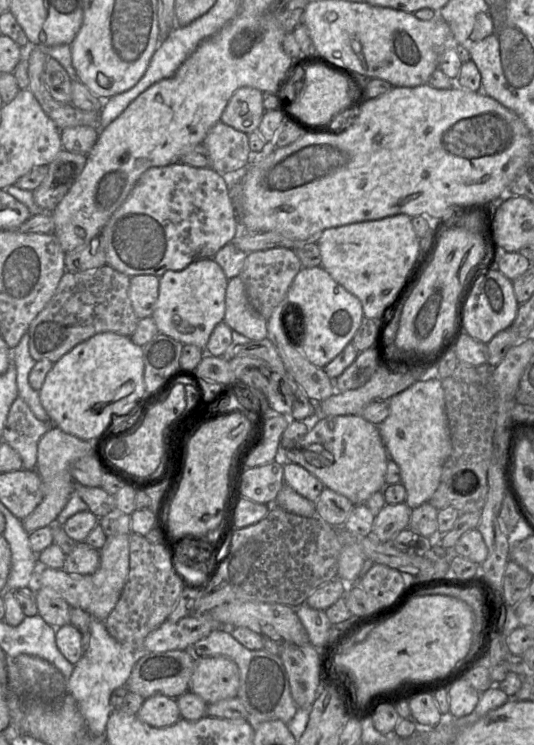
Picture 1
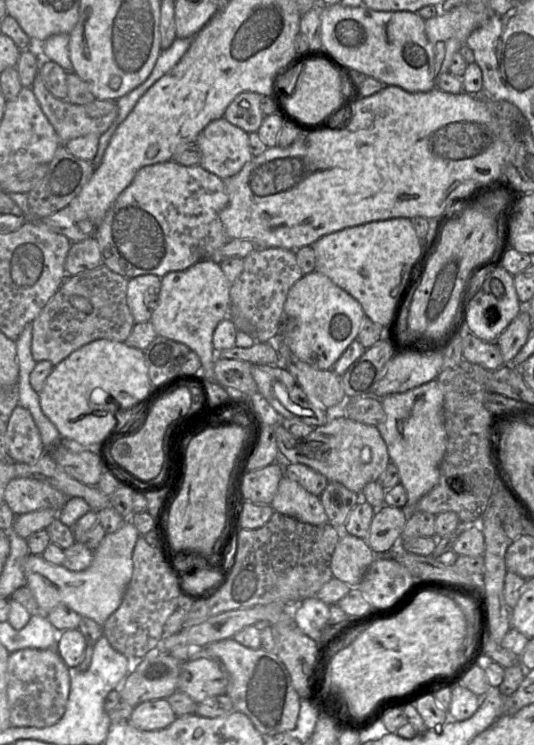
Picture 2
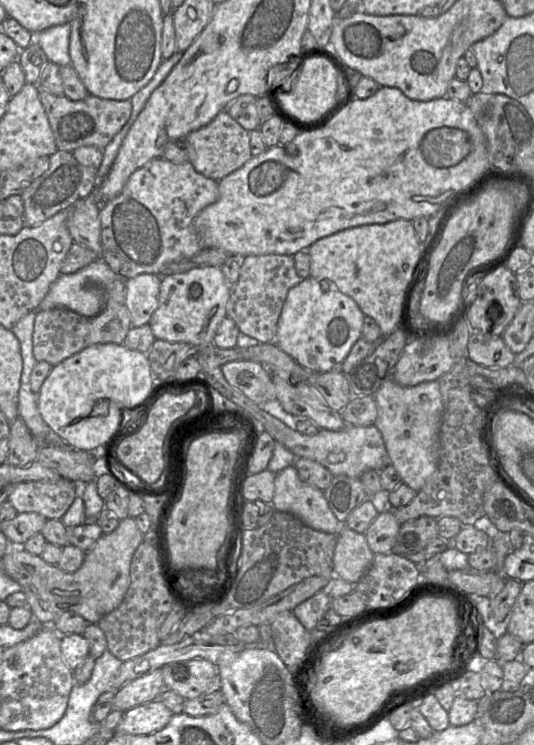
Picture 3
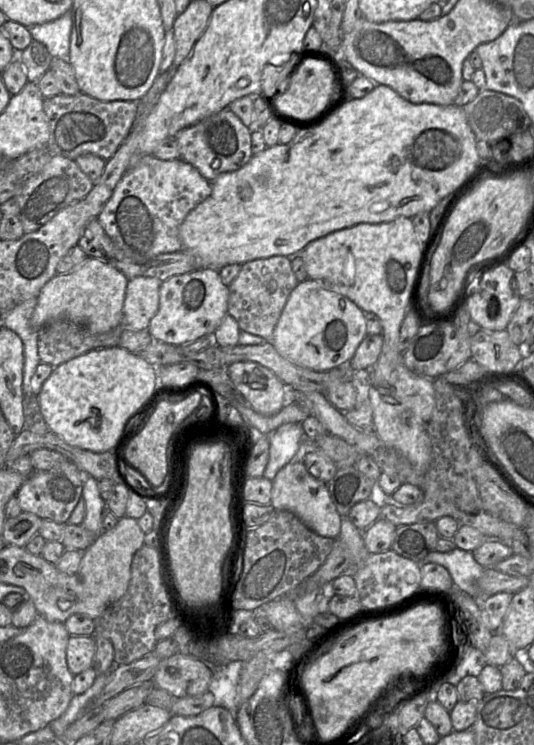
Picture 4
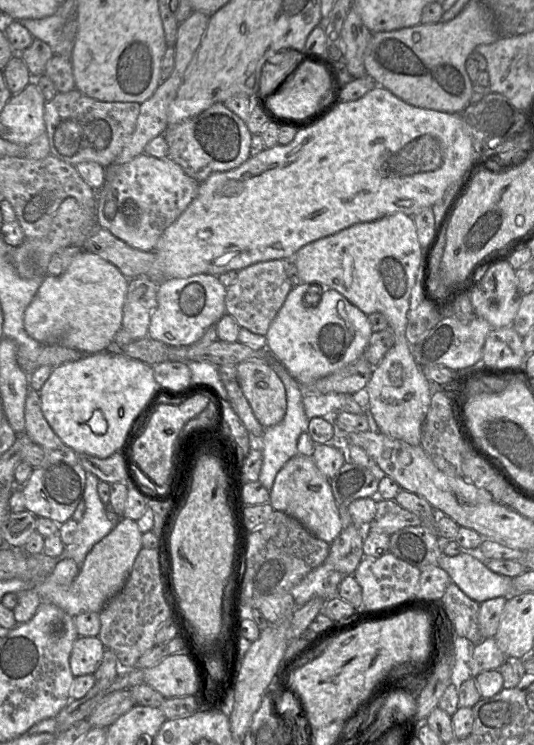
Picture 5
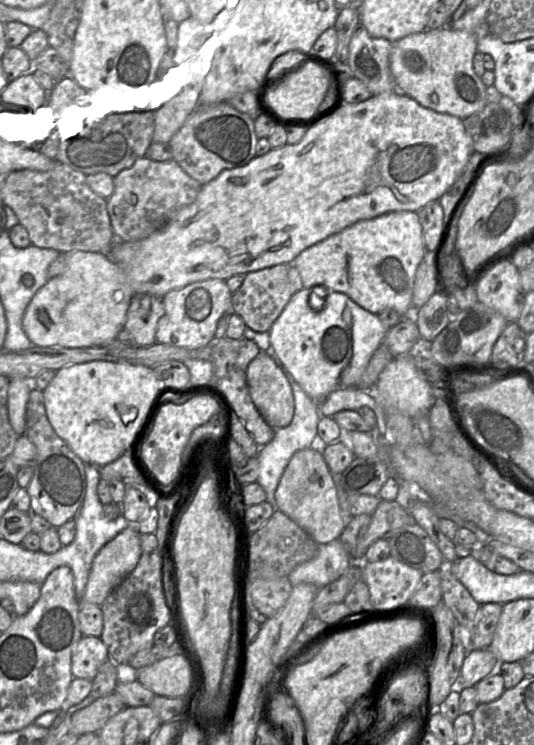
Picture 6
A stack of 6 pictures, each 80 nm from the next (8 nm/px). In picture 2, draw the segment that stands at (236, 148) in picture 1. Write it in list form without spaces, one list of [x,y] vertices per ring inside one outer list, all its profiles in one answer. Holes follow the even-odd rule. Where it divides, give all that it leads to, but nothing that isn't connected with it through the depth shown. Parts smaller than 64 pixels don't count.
[[[224,117],[212,121],[205,127],[197,136],[195,143],[201,150],[199,165],[222,180],[236,175],[253,157],[248,133],[232,125]]]

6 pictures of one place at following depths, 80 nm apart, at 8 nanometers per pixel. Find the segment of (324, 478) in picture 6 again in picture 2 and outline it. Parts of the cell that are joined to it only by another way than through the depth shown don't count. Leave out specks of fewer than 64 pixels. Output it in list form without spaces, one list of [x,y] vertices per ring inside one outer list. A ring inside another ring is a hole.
[[[286,476],[279,482],[271,507],[275,512],[303,523],[314,526],[329,523],[320,498],[309,493],[296,481]]]

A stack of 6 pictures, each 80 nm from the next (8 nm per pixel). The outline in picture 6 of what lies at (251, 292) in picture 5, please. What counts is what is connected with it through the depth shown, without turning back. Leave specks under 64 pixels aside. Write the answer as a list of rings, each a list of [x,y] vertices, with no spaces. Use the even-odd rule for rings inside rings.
[[[277,264],[252,271],[244,276],[241,286],[231,295],[232,311],[255,332],[268,332],[292,296],[287,272],[290,264]]]

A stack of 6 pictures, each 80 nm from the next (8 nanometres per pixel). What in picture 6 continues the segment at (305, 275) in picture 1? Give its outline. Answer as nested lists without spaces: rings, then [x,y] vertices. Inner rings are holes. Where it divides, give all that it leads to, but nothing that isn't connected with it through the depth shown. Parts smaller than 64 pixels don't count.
[[[302,288],[297,292],[293,293],[288,303],[278,316],[278,318],[273,322],[269,333],[269,341],[270,347],[281,361],[283,367],[291,374],[294,380],[300,385],[302,390],[311,398],[312,400],[319,402],[322,401],[327,395],[337,389],[345,389],[349,387],[356,387],[358,382],[364,373],[371,357],[378,349],[378,347],[382,344],[385,334],[388,329],[385,328],[380,322],[378,316],[376,314],[370,313],[356,304],[353,300],[351,300],[346,294],[336,291],[330,291],[324,300],[324,305],[319,310],[314,310],[310,308],[308,304],[309,295],[311,292],[311,288]]]

